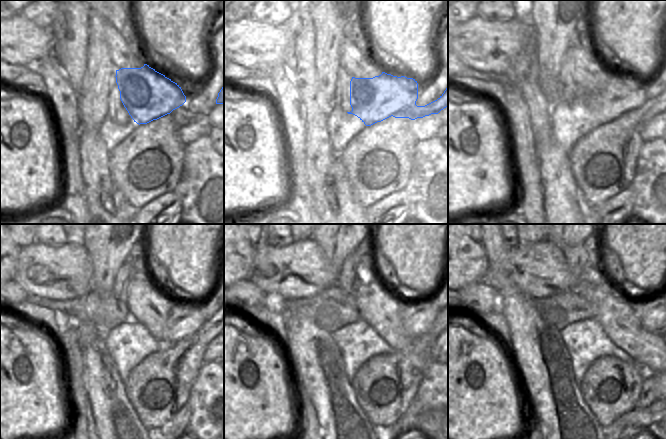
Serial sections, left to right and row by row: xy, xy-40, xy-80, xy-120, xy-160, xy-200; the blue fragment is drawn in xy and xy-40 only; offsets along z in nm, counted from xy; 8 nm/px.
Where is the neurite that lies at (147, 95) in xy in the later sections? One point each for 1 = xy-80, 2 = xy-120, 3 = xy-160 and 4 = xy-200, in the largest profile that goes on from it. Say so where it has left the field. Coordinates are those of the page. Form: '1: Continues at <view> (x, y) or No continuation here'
1: Continues at xy-80 (621, 97)
2: Continues at xy-120 (186, 323)
3: Continues at xy-160 (422, 320)
4: Continues at xy-200 (651, 314)

